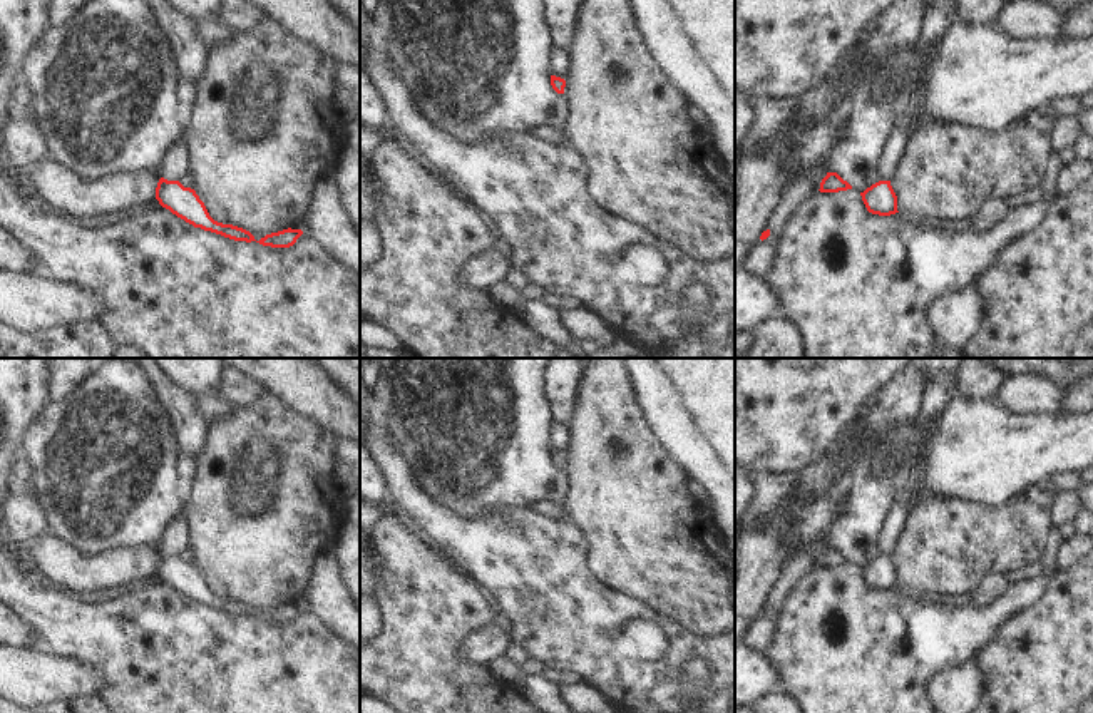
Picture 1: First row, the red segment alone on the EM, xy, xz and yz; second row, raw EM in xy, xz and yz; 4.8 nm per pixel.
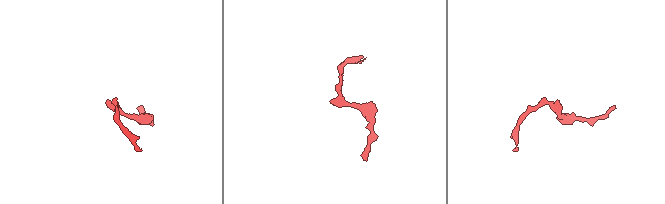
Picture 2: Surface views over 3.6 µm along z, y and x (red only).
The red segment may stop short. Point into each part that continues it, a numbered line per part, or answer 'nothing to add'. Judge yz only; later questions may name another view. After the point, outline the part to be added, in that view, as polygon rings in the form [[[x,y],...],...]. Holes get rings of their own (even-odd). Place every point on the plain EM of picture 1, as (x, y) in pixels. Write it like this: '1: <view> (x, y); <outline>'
1: yz (908, 481); [[[914,457],[904,469],[895,472],[895,499],[880,531],[880,552],[890,556],[911,514],[911,502],[922,487],[926,460]]]

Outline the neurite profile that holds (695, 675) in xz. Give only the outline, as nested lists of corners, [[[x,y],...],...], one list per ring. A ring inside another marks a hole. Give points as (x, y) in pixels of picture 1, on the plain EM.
[[[693,659],[685,664],[683,686],[690,693],[700,691],[708,681],[708,668],[703,661]]]

